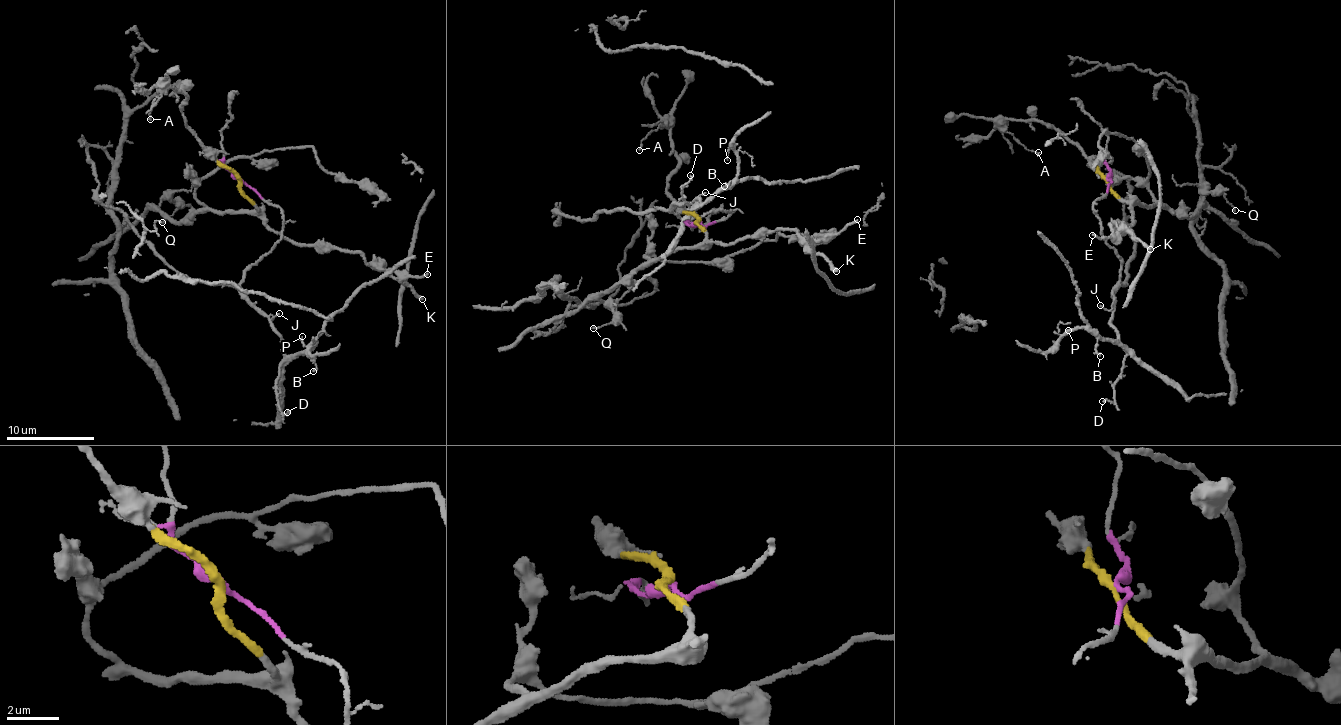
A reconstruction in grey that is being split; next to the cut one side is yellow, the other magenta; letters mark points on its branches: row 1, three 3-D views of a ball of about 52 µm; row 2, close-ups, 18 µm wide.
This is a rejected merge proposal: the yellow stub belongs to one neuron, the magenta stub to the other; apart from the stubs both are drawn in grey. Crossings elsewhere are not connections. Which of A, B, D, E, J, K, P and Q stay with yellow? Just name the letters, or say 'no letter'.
A, E, K, Q

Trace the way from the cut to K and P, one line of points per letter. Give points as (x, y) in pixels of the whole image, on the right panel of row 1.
K: (1106, 178), (1133, 215), (1132, 223), (1126, 225), (1121, 221), (1108, 224), (1117, 232), (1129, 231), (1149, 248)
P: (1108, 178), (1094, 206), (1103, 240), (1119, 258), (1111, 325), (1118, 341), (1084, 328), (1057, 341), (1069, 331)

